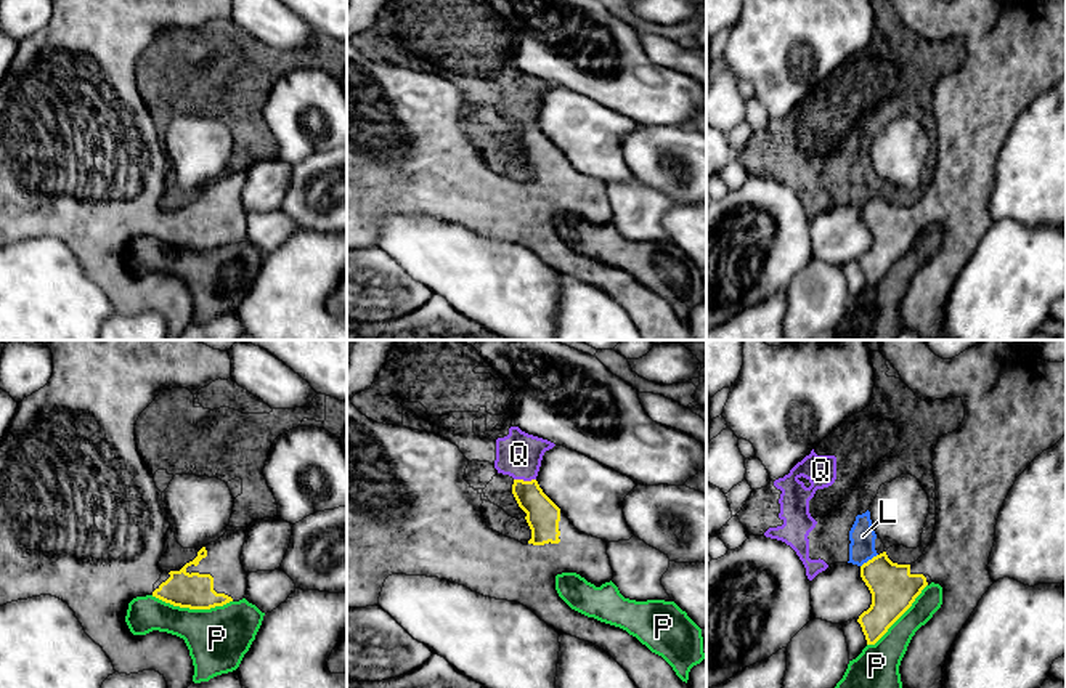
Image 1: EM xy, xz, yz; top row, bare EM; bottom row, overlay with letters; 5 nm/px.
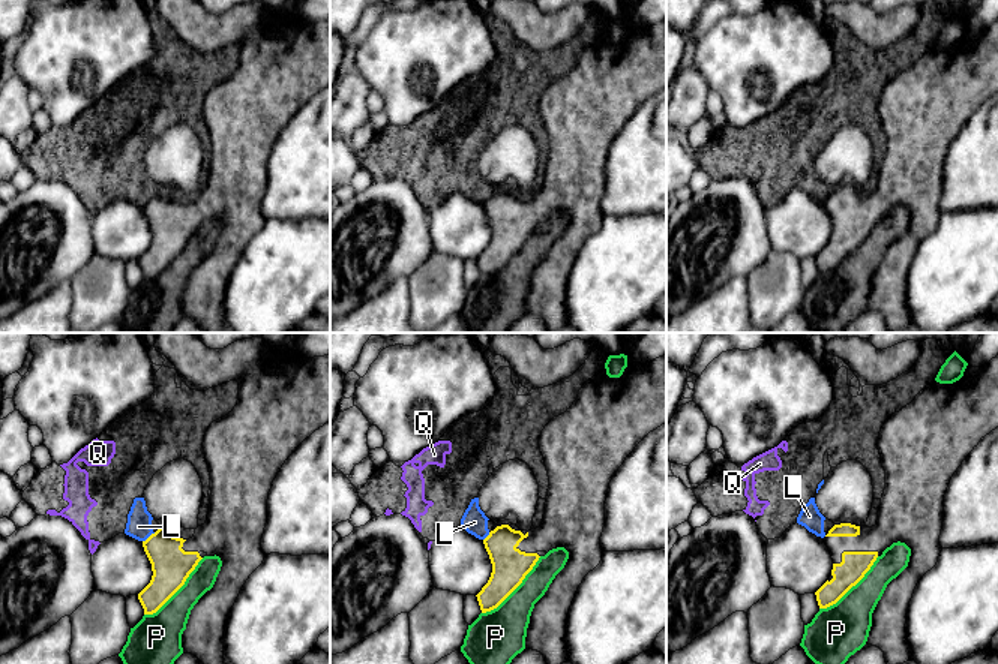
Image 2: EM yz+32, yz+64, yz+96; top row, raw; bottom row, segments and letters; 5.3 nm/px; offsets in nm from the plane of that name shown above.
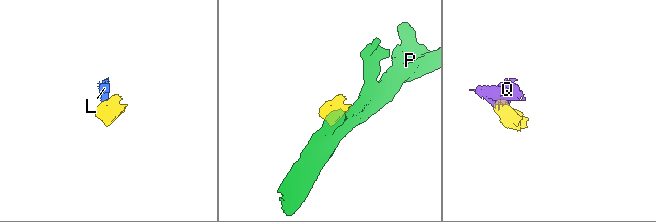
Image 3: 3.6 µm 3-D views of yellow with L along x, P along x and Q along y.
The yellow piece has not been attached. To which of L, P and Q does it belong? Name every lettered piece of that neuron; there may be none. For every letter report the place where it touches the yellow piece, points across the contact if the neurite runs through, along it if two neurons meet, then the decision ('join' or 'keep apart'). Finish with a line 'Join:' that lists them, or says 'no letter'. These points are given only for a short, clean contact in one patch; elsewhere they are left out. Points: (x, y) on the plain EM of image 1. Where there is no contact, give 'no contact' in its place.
L: meets yellow in yz at (869, 201); border along yz (877, 194), (861, 207); keep apart
P: meets yellow in xy at (191, 249); keep apart
Q: meets yellow in xz at (525, 122); border along xz (514, 119), (535, 121); keep apart
Join: no letter

